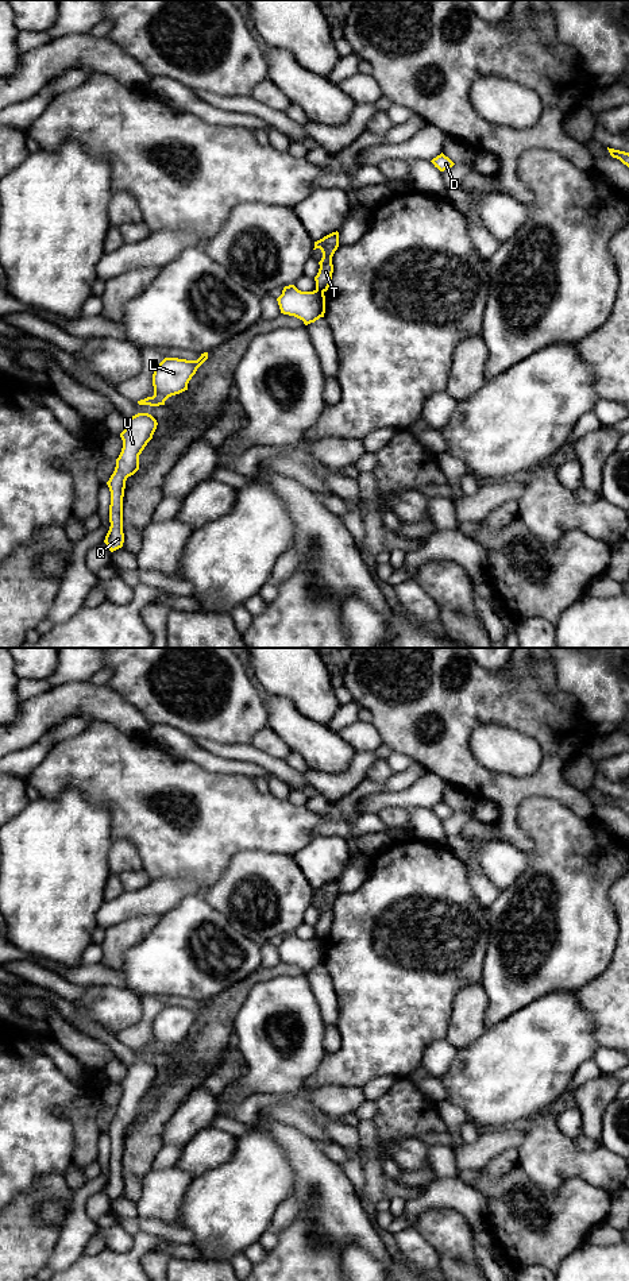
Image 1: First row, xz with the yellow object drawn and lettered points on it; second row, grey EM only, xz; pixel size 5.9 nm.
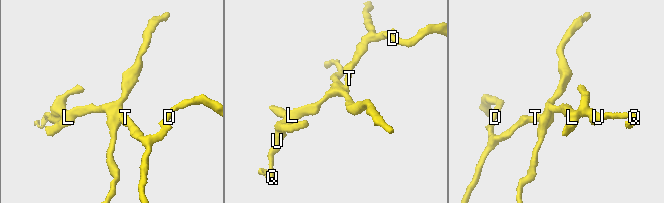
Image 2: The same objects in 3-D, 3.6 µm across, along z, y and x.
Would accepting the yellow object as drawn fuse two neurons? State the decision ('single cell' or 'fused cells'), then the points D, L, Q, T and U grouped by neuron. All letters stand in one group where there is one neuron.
fused cells; D T / L Q U

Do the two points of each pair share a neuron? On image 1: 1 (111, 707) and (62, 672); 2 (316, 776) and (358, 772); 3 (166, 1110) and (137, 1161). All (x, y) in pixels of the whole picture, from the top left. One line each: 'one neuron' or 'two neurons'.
1: two neurons
2: one neuron
3: one neuron

